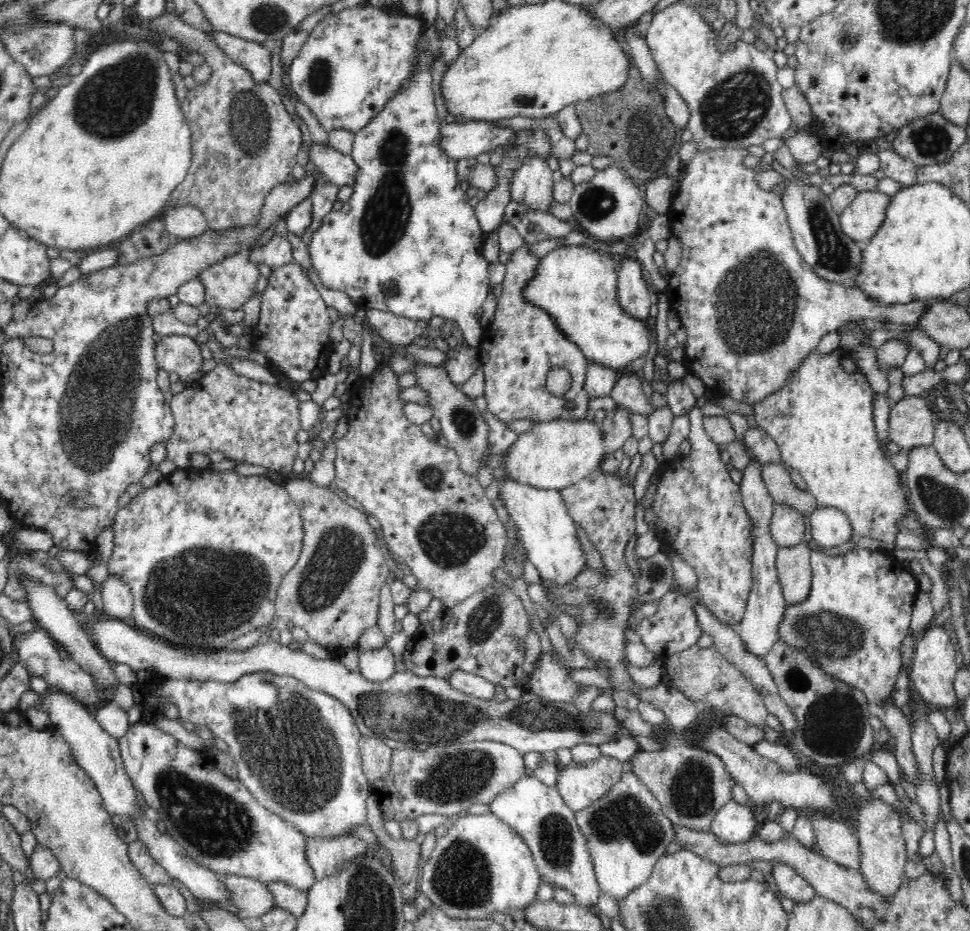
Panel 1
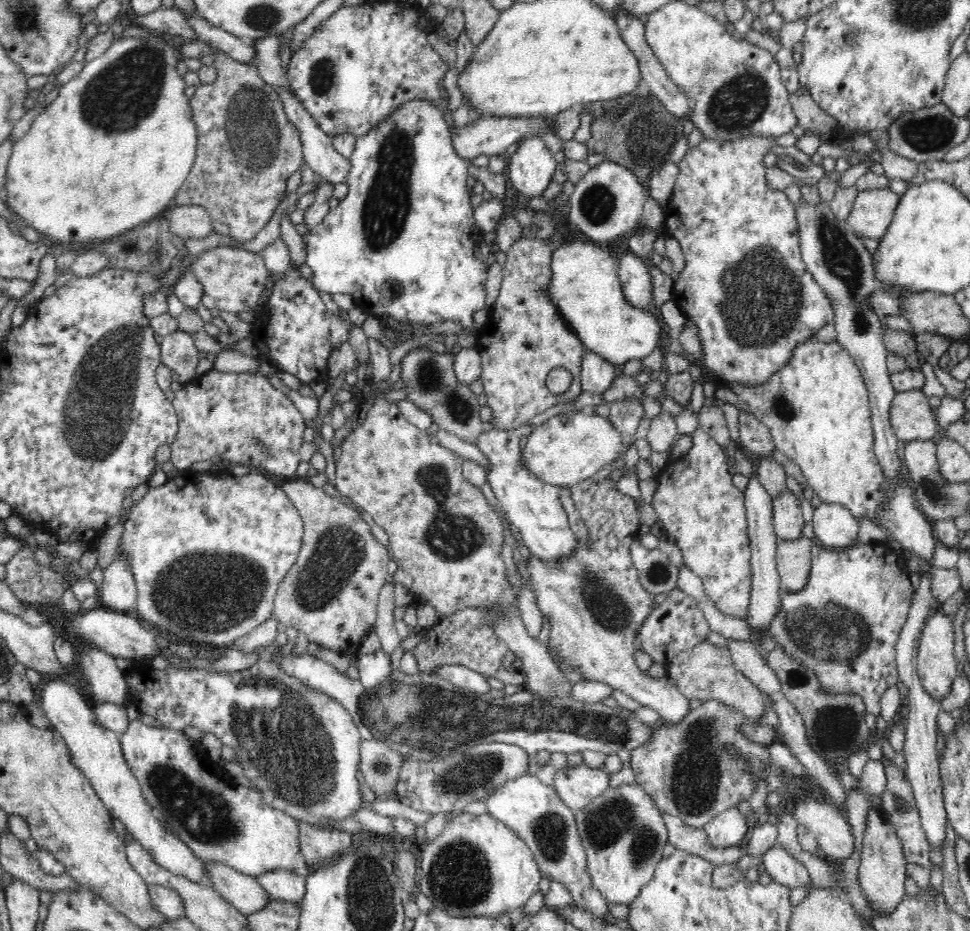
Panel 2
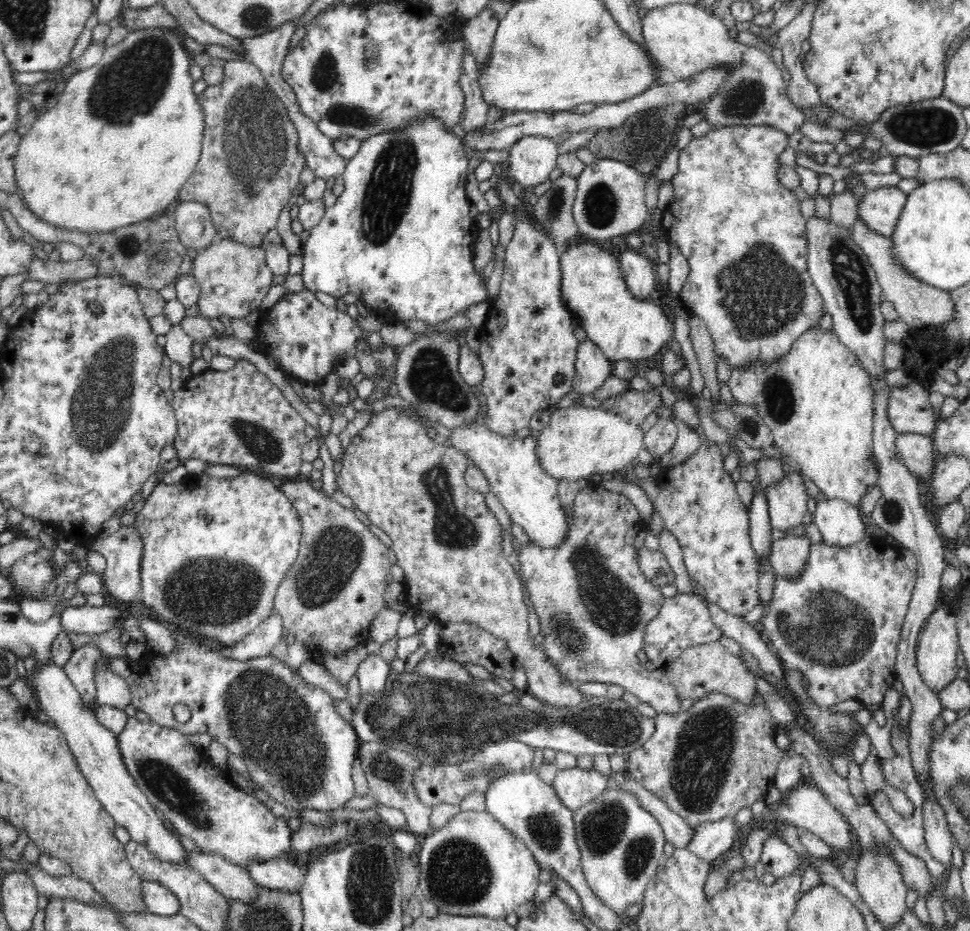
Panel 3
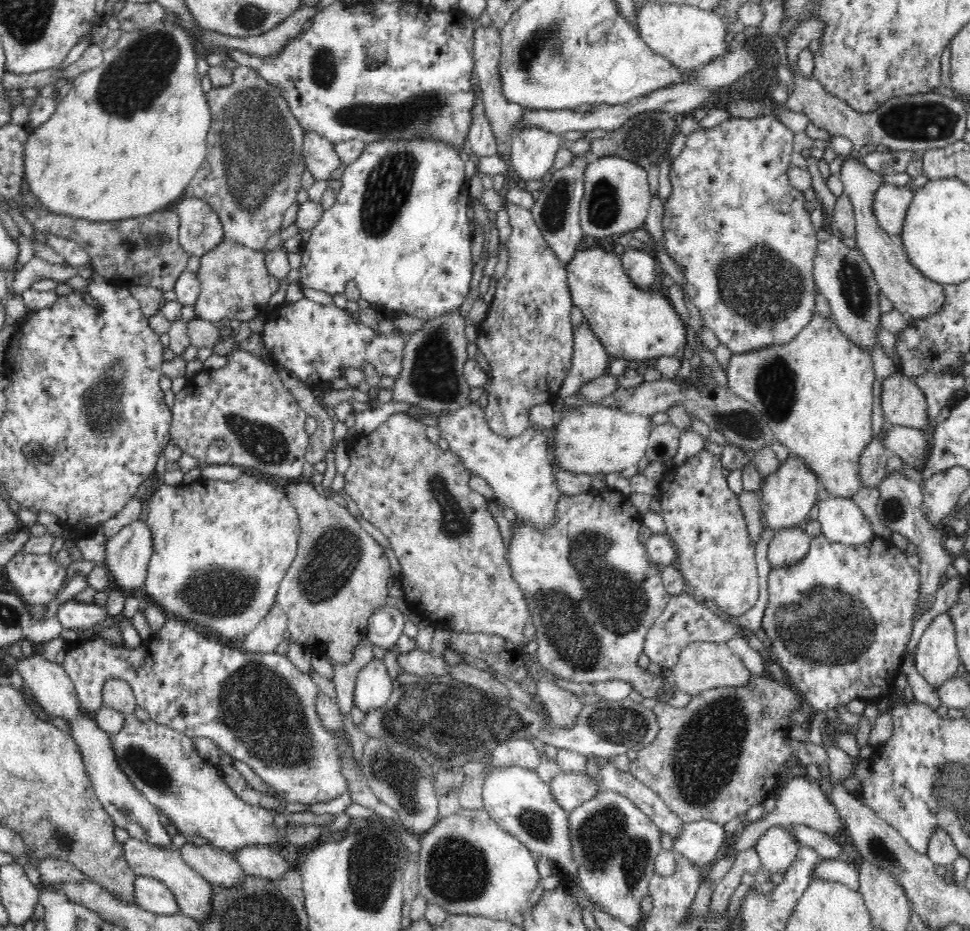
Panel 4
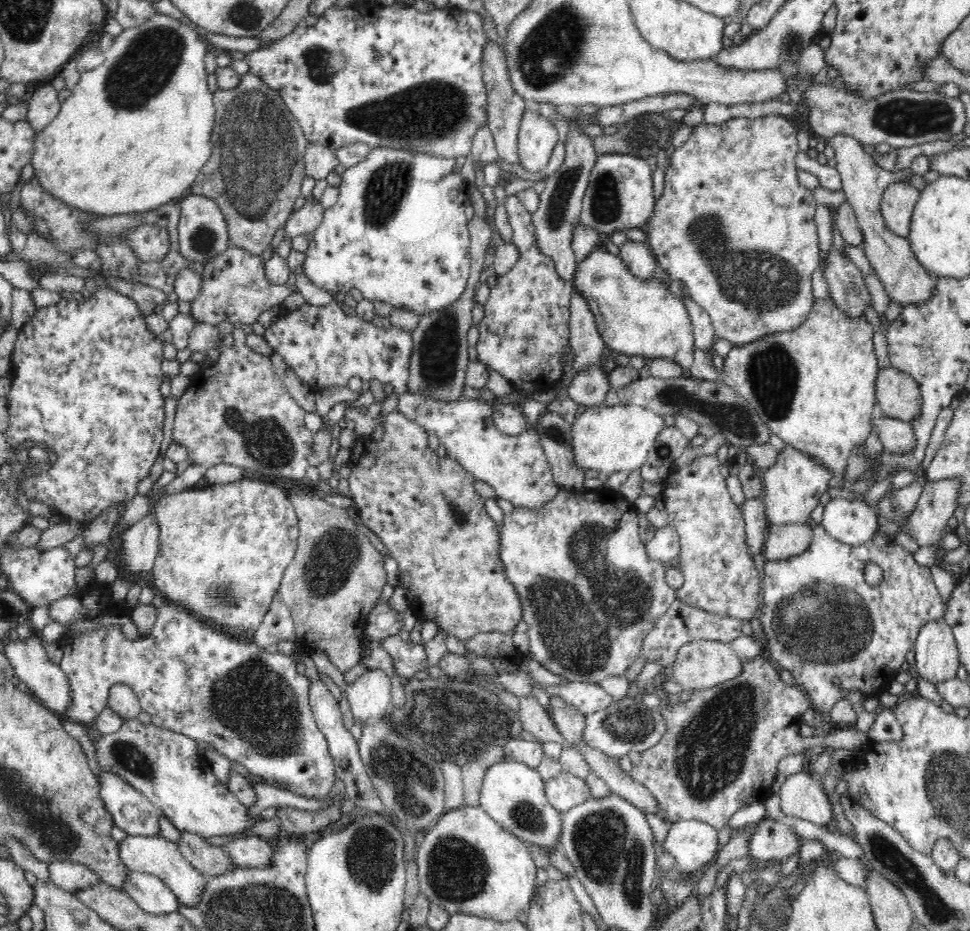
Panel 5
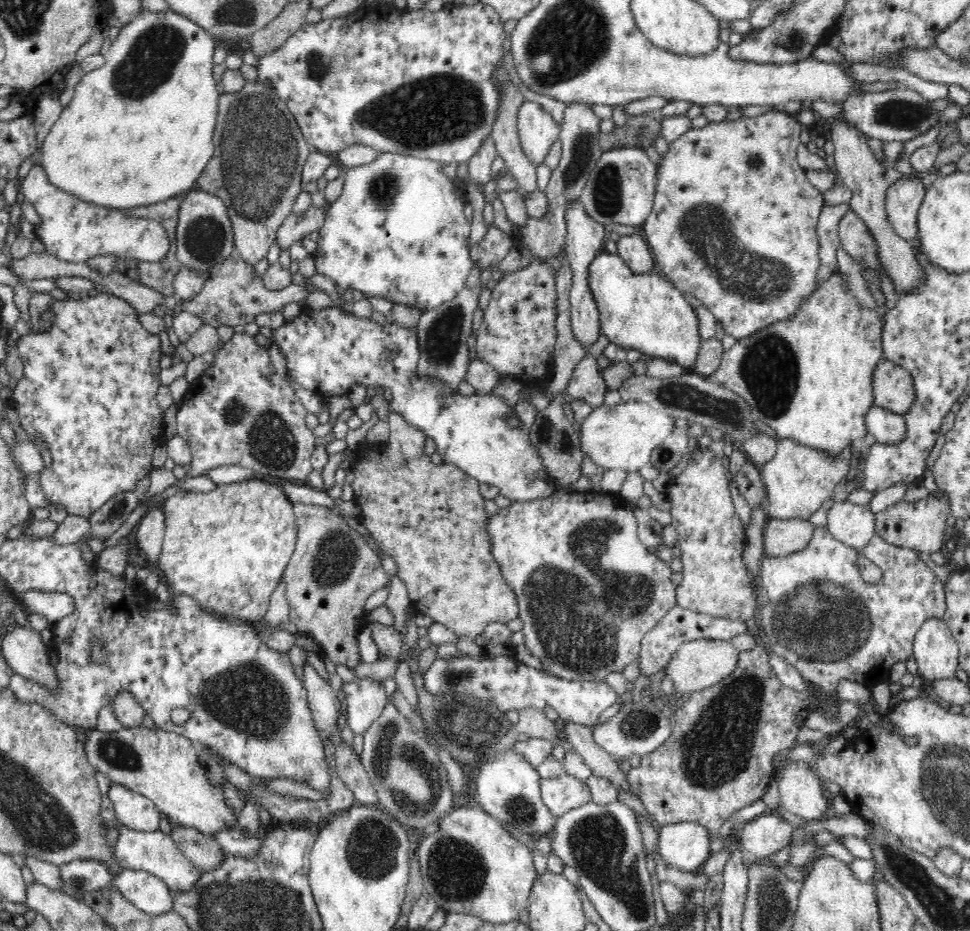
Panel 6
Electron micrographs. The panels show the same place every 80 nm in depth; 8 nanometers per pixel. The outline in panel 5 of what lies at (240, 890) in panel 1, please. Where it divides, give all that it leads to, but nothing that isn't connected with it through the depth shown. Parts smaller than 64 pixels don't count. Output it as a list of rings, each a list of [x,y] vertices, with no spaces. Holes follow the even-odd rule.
[[[181,832],[178,848],[184,858],[204,876],[224,874],[236,865],[222,846],[209,844],[202,836]]]

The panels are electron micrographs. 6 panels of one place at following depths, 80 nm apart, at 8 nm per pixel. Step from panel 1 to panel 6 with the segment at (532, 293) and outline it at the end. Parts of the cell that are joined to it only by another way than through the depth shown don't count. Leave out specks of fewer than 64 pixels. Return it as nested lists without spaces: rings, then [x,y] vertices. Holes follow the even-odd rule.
[[[597,254],[588,268],[589,286],[600,314],[600,329],[624,351],[636,349],[648,358],[694,366],[701,346],[700,324],[682,291],[658,274],[636,274],[618,255]]]

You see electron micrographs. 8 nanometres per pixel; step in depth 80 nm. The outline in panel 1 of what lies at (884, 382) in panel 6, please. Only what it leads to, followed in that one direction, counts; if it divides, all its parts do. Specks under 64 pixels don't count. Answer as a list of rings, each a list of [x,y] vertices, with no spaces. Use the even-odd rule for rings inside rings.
[[[906,395],[895,402],[889,415],[889,438],[902,449],[932,445],[935,437],[935,408],[921,396]]]

